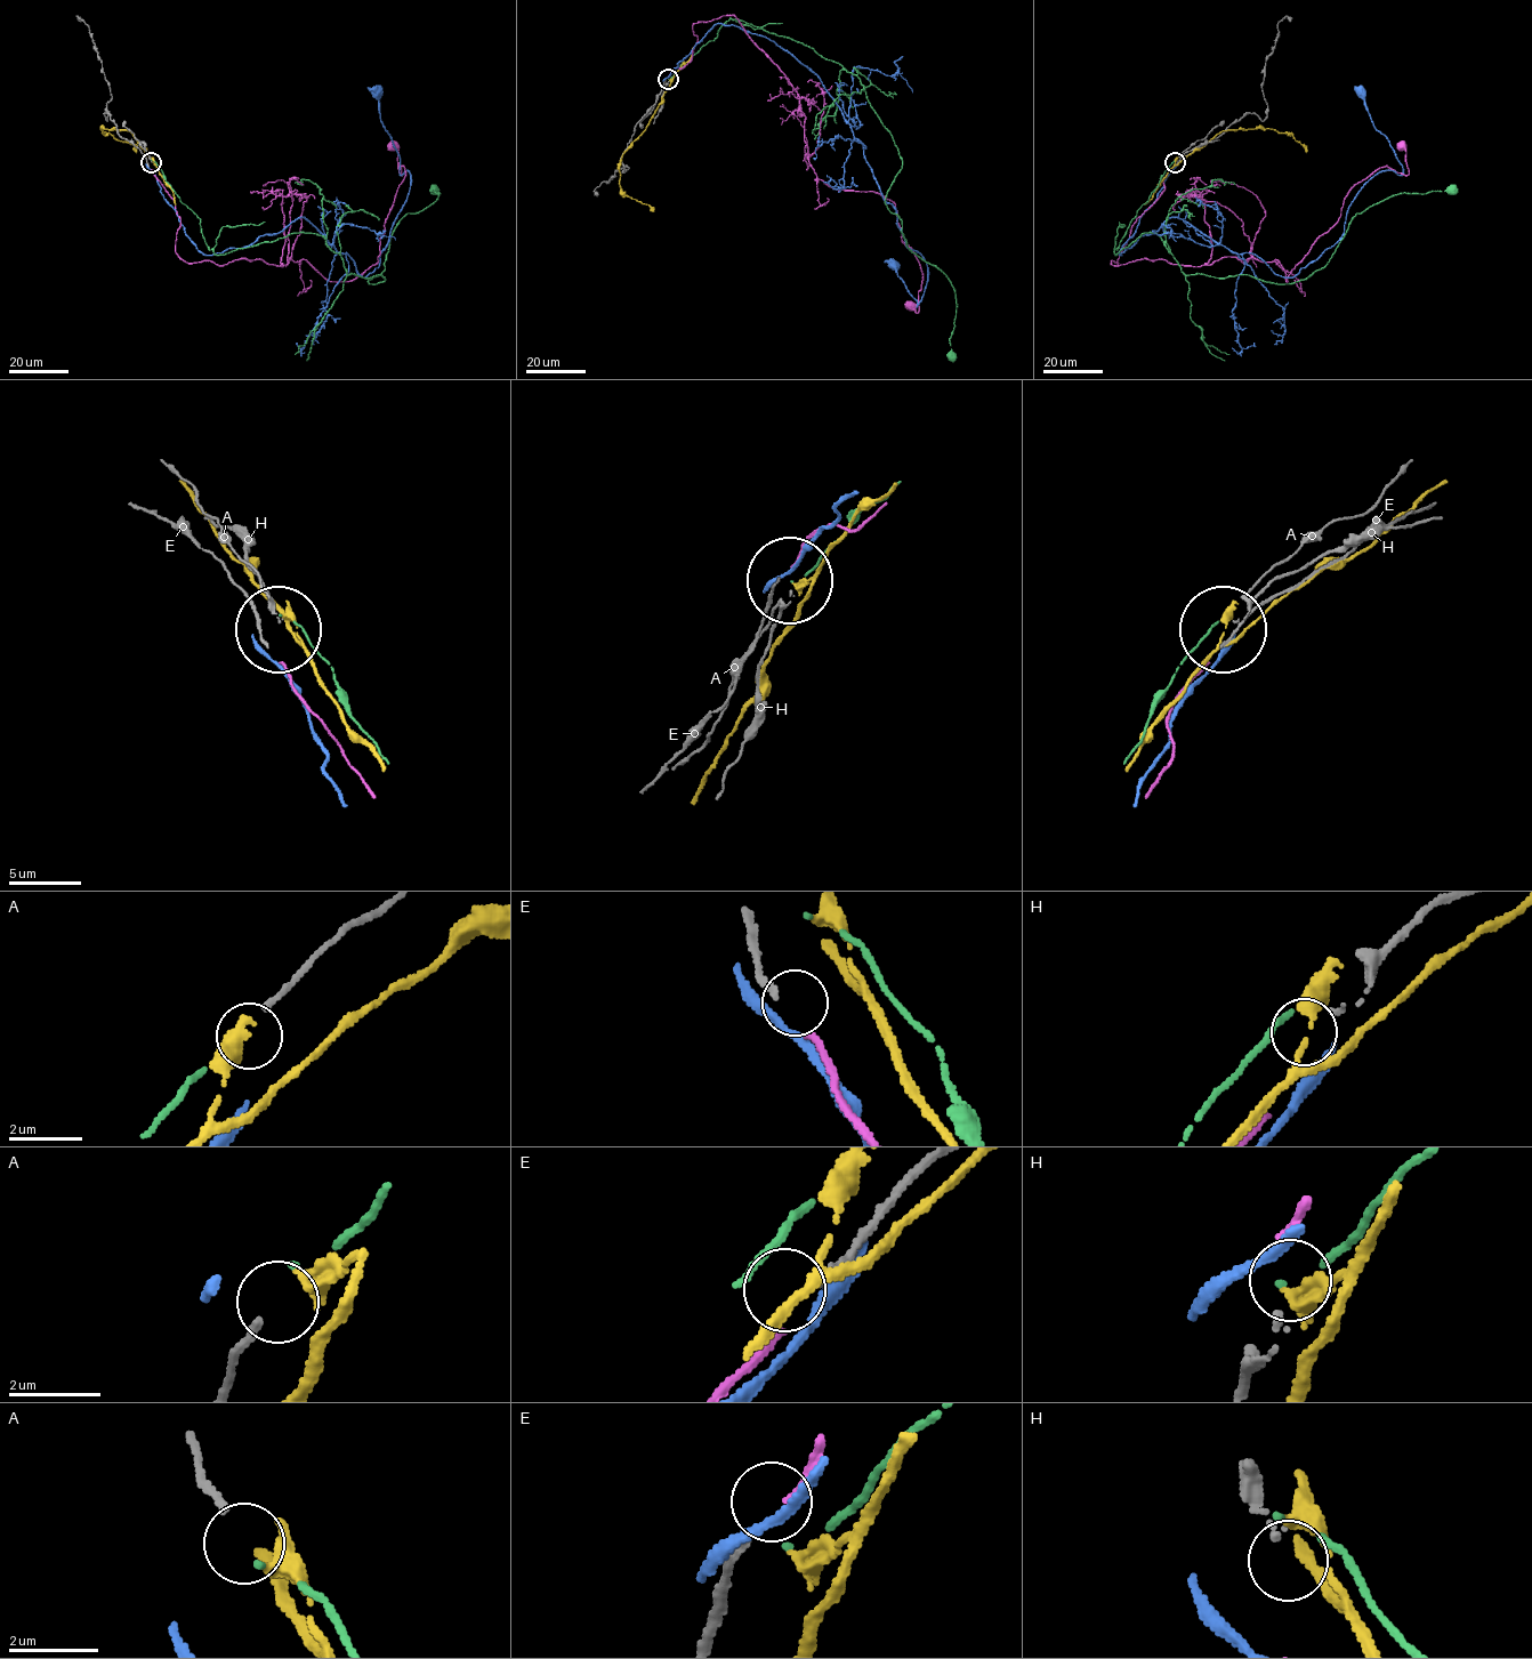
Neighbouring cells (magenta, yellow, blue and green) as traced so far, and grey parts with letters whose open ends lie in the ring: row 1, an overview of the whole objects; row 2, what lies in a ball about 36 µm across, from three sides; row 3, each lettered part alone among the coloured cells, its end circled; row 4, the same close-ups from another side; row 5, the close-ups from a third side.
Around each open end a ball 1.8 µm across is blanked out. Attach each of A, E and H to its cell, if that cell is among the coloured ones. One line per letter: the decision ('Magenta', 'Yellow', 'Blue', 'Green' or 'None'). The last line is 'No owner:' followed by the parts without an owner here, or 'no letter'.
A: Green
E: Magenta
H: None
No owner: H

